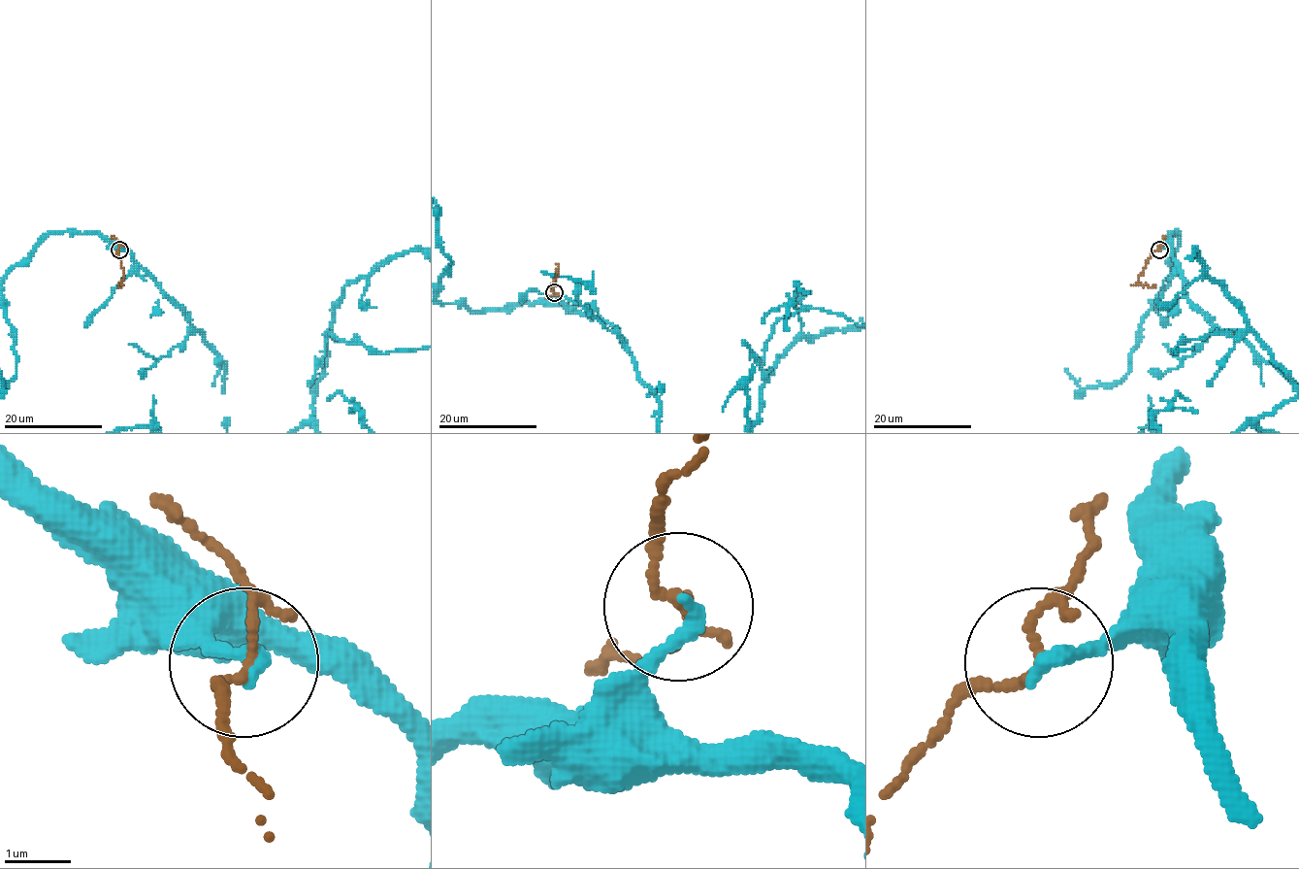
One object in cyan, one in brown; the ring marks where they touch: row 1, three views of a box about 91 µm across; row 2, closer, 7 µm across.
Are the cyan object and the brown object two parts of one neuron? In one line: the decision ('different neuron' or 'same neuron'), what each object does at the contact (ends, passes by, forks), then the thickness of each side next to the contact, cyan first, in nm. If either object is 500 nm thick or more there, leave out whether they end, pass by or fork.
different neuron | cyan ends | brown passes by | 240/130 nm

